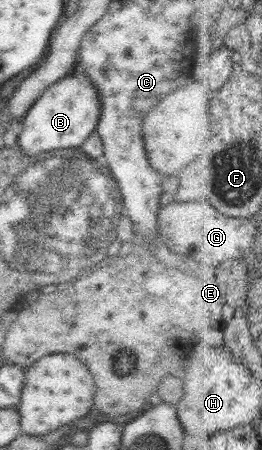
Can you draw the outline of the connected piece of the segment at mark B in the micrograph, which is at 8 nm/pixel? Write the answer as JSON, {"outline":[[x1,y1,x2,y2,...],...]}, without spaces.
{"outline":[[72,72,51,84,29,108,22,121,21,133,17,143,23,154,36,159,42,151,79,147,97,130,101,115,101,98,99,88,90,79]]}

